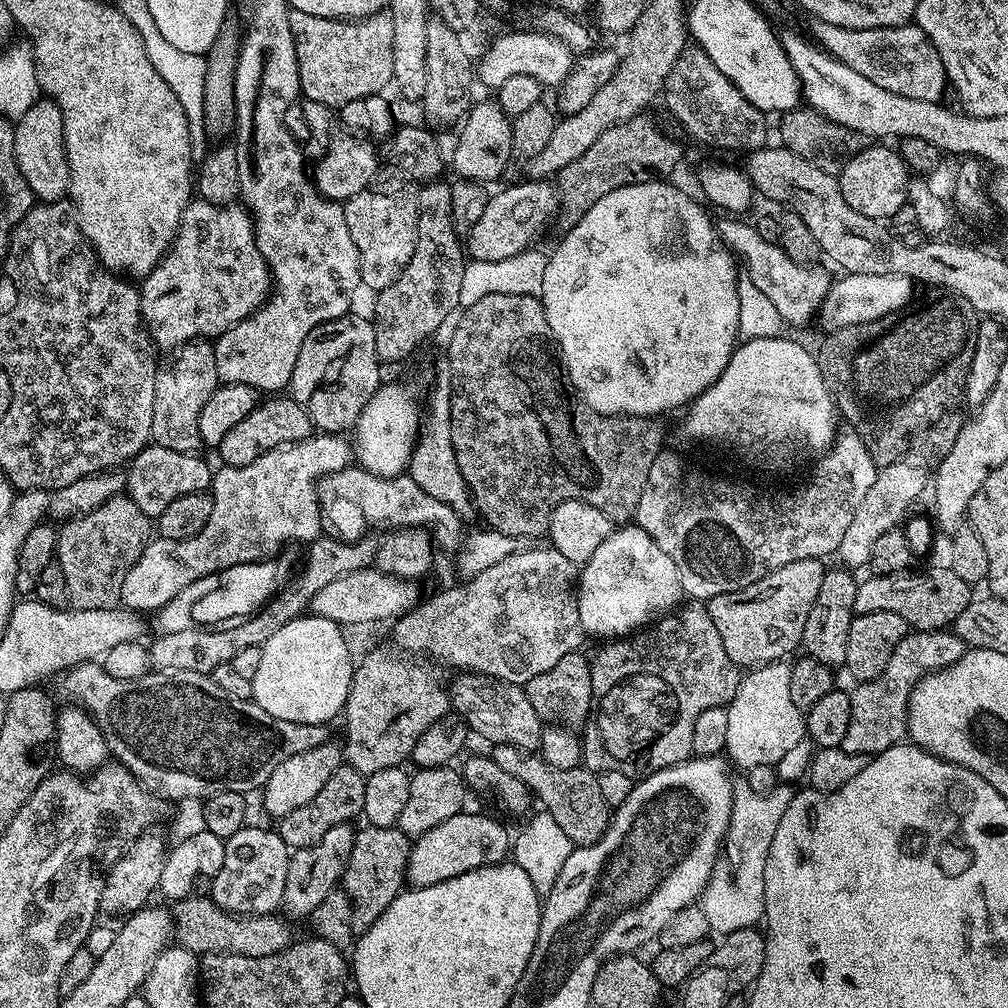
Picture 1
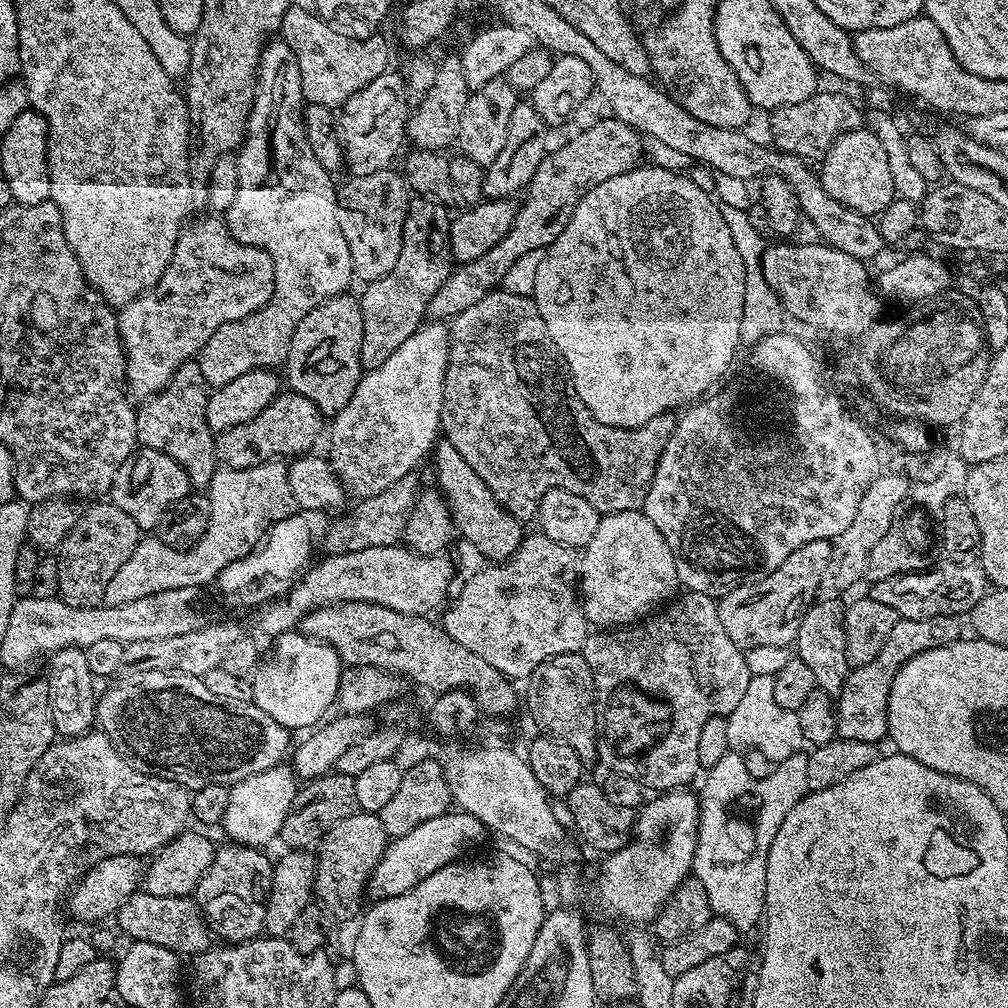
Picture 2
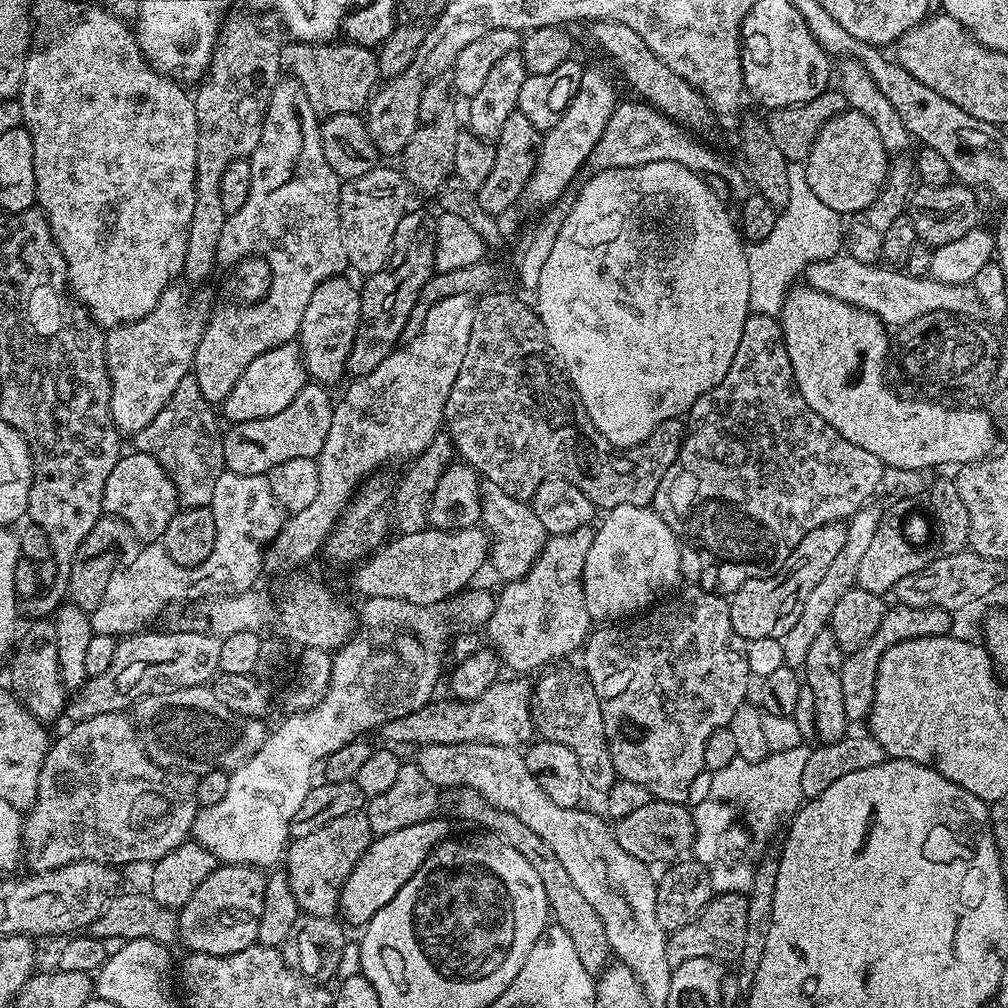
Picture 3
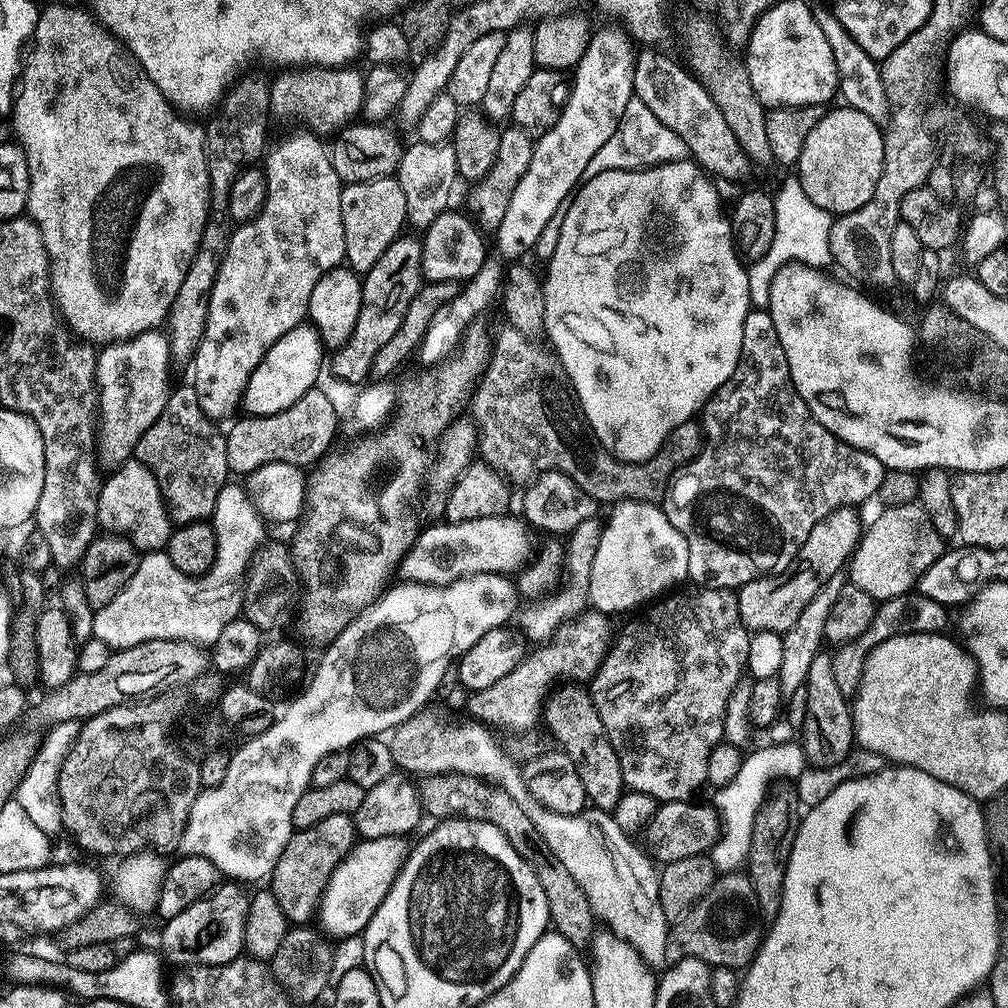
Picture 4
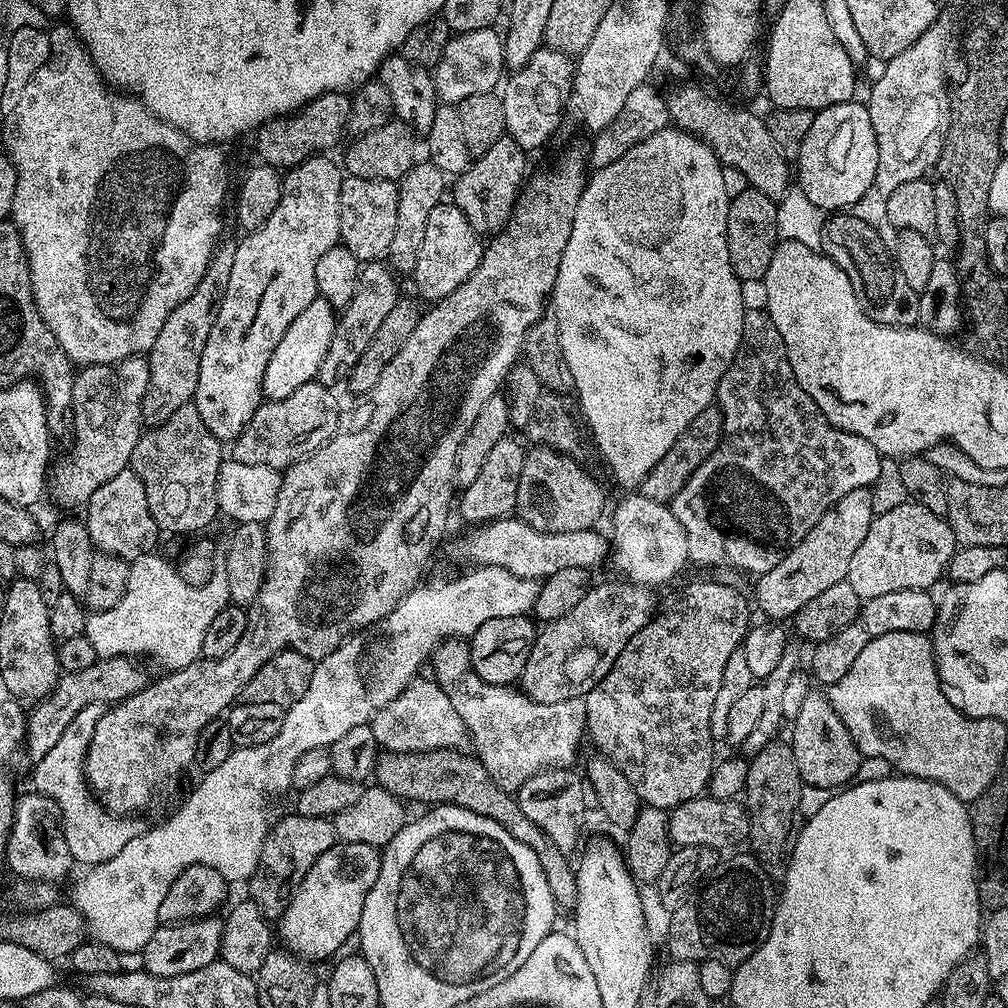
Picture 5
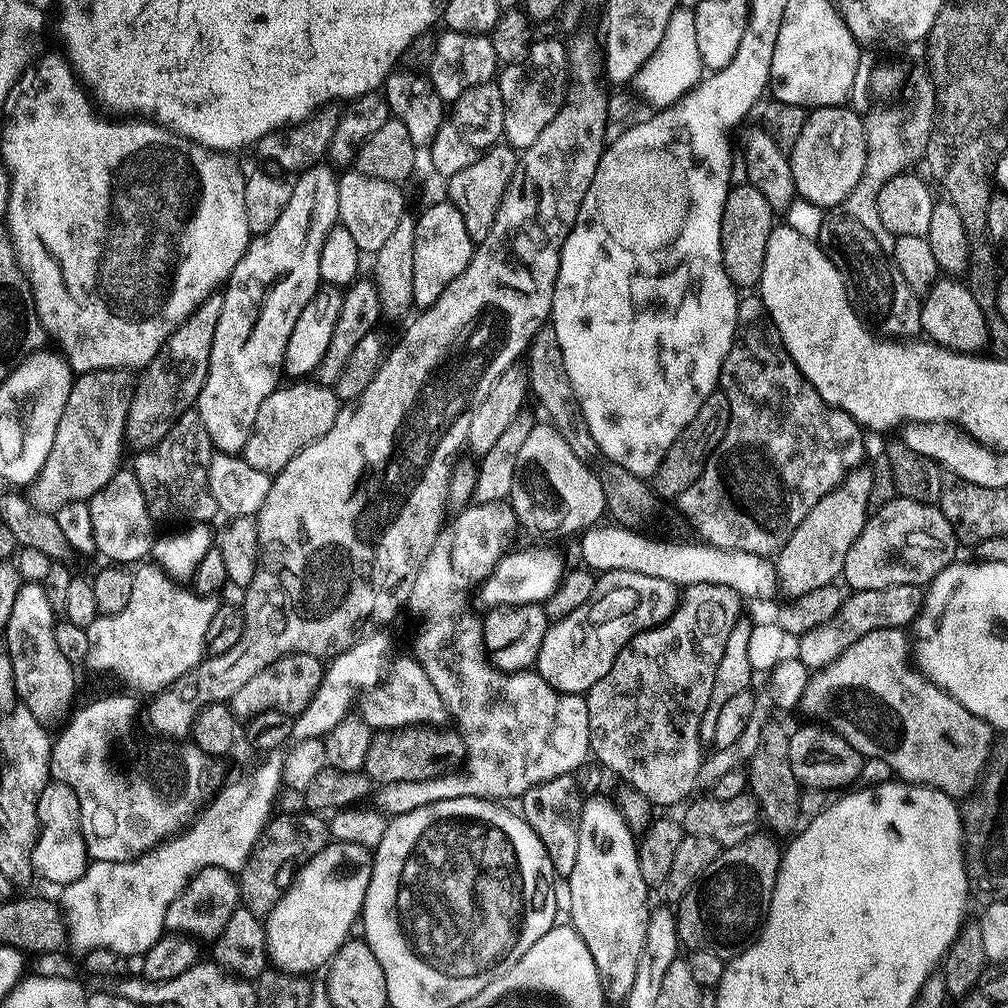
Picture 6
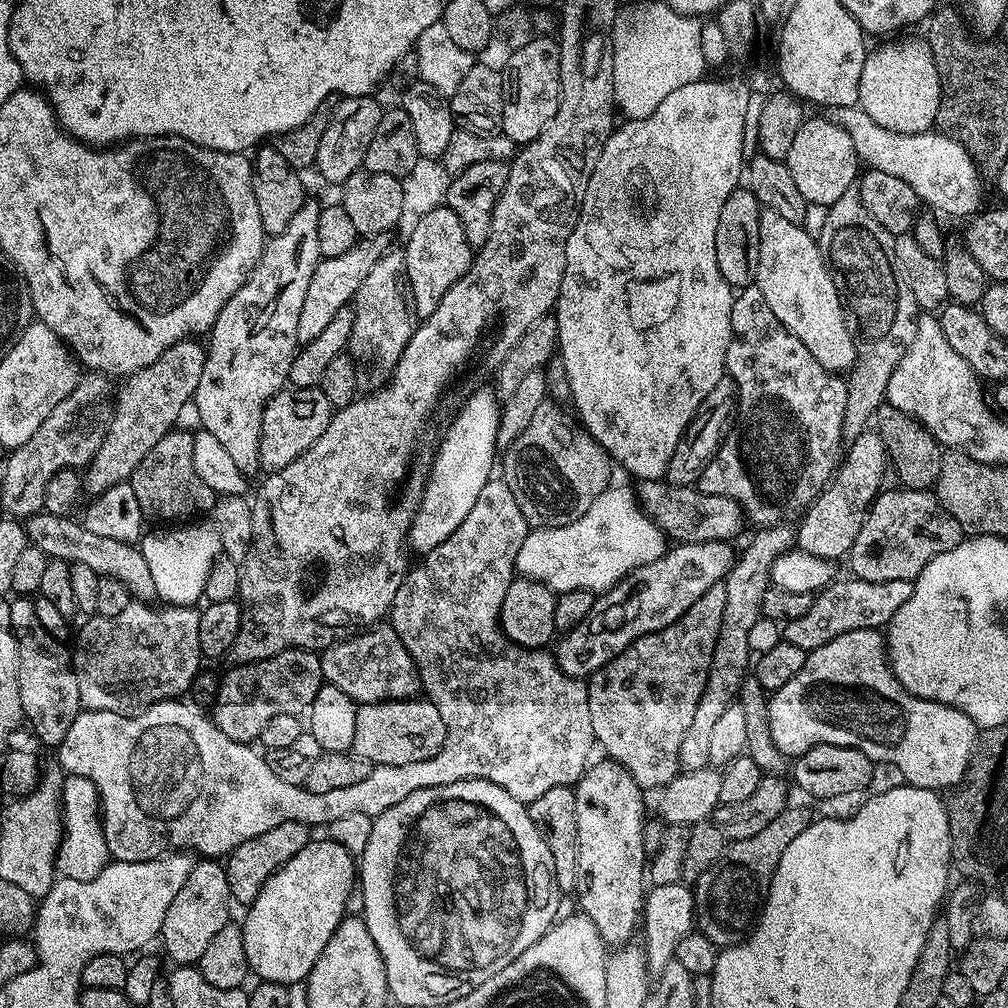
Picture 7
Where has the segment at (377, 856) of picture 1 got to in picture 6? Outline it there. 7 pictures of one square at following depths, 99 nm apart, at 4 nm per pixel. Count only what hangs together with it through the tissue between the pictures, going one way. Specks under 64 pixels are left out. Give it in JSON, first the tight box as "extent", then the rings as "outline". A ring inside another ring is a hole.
{"extent":[238,810,330,918],"outline":[[[312,810],[299,811],[284,812],[281,816],[276,814],[269,819],[258,842],[252,847],[252,852],[244,863],[244,869],[238,873],[240,904],[246,910],[250,910],[250,914],[261,918],[267,916],[285,888],[292,883],[297,867],[305,860],[314,858],[318,850],[330,843],[328,820]]]}

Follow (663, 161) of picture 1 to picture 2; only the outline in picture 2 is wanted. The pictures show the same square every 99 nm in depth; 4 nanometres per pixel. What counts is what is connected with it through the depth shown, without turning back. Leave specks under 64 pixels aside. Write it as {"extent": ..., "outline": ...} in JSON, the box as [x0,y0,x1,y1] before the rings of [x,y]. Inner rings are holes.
{"extent":[429,117,643,321],"outline":[[[605,117],[545,156],[519,201],[514,222],[510,230],[506,230],[506,238],[502,238],[498,246],[486,250],[482,258],[453,267],[446,282],[442,282],[442,290],[438,290],[430,302],[429,321],[451,321],[453,316],[462,314],[462,310],[482,302],[486,294],[497,291],[503,285],[510,266],[514,266],[518,258],[530,254],[530,250],[544,252],[558,238],[558,234],[566,230],[566,222],[570,222],[578,202],[582,202],[590,190],[609,178],[628,173],[641,163],[643,141],[640,134],[616,117]]]}

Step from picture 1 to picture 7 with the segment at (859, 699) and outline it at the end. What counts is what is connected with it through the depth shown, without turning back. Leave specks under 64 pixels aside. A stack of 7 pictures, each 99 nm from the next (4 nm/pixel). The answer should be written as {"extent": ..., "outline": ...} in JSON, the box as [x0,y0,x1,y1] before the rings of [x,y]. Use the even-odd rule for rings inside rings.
{"extent":[782,578,913,652],"outline":[[[855,578],[837,579],[826,588],[815,593],[810,610],[802,618],[787,621],[782,628],[783,639],[790,641],[804,652],[813,652],[818,646],[826,646],[838,634],[863,628],[883,629],[898,614],[898,606],[912,596],[913,581],[866,582]]]}

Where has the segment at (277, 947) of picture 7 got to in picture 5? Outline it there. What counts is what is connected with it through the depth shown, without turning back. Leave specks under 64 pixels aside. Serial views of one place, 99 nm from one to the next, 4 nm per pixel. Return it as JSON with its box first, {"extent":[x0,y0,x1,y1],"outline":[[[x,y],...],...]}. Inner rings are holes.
{"extent":[278,842,381,961],"outline":[[[337,842],[306,874],[306,878],[301,882],[299,888],[292,893],[287,908],[279,917],[278,936],[285,940],[287,947],[298,956],[303,956],[309,961],[324,960],[327,956],[332,956],[348,939],[353,939],[354,933],[359,929],[362,910],[366,902],[366,896],[374,886],[378,874],[380,873],[381,849],[365,844],[346,844]]]}

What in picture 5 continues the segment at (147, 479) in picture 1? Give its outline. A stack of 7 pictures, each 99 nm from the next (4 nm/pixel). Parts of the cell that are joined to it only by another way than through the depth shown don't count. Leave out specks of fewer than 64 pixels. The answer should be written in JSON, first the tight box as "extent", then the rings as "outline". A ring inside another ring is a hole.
{"extent":[86,467,162,562],"outline":[[[131,467],[123,468],[118,474],[114,474],[114,478],[110,478],[110,482],[106,482],[106,486],[98,486],[98,490],[94,490],[92,497],[86,501],[87,508],[86,525],[89,536],[95,547],[101,552],[110,552],[131,562],[137,556],[149,555],[155,549],[152,547],[155,546],[156,539],[161,539],[162,533],[159,526],[156,525],[154,514],[150,512],[150,502],[146,500],[146,486],[142,484],[142,478],[138,478],[138,474],[132,471]]]}

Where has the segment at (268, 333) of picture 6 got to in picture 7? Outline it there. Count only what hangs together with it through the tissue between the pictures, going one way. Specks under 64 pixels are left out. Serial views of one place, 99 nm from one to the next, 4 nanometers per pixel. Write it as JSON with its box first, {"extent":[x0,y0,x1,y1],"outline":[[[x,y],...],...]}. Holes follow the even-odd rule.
{"extent":[194,199,322,478],"outline":[[[305,199],[304,204],[298,210],[298,214],[294,214],[294,218],[290,218],[290,226],[286,226],[286,230],[282,230],[282,234],[271,237],[265,243],[264,252],[260,256],[260,261],[254,266],[254,270],[246,278],[243,284],[235,294],[230,298],[230,302],[226,302],[226,306],[222,306],[222,310],[218,314],[218,318],[214,322],[214,326],[210,329],[210,335],[206,340],[206,366],[202,366],[202,378],[198,382],[198,390],[194,397],[194,409],[200,415],[199,427],[214,434],[218,441],[222,442],[222,446],[226,448],[227,453],[231,455],[231,460],[238,466],[239,470],[247,477],[252,478],[260,472],[260,455],[258,454],[258,442],[262,438],[262,414],[266,410],[266,406],[275,398],[278,393],[283,392],[289,383],[288,375],[292,369],[292,363],[298,351],[298,314],[302,314],[302,301],[306,298],[306,289],[310,286],[310,277],[314,275],[314,270],[318,266],[318,262],[322,258],[318,250],[318,218],[320,217],[321,201]]]}

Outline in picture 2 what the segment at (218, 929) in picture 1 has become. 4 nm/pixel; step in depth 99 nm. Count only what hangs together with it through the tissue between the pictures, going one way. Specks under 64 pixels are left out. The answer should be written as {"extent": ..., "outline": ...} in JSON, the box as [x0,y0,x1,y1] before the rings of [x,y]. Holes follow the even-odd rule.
{"extent":[114,890,214,958],"outline":[[[138,890],[128,901],[122,905],[120,911],[114,917],[115,923],[118,925],[119,931],[125,936],[128,935],[129,941],[140,941],[153,943],[157,946],[164,946],[166,949],[175,952],[180,958],[195,958],[198,954],[202,954],[208,948],[213,947],[214,933],[205,922],[204,916],[200,913],[195,899],[192,896],[175,896],[174,898],[166,898],[162,894],[150,894],[147,890]]]}

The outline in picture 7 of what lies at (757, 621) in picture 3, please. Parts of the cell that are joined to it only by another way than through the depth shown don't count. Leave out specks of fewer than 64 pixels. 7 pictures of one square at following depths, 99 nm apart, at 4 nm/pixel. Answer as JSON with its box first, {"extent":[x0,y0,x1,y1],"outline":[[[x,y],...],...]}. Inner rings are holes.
{"extent":[795,430,890,561],"outline":[[[865,430],[858,434],[847,445],[842,459],[831,480],[825,484],[819,496],[803,509],[799,517],[800,524],[796,528],[795,547],[806,554],[814,554],[823,560],[839,561],[838,558],[847,557],[848,551],[854,546],[854,538],[858,538],[858,530],[862,530],[862,522],[868,517],[868,510],[882,491],[880,483],[884,480],[884,471],[890,468],[888,451],[882,442],[879,431]]]}

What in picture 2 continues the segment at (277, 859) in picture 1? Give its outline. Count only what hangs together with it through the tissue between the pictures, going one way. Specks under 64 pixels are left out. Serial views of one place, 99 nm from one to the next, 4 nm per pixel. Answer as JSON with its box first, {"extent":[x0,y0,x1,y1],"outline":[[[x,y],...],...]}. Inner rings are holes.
{"extent":[194,842,273,944],"outline":[[[224,842],[219,845],[214,862],[206,874],[202,874],[202,882],[198,882],[194,899],[200,908],[200,913],[217,937],[228,944],[243,944],[245,940],[257,939],[264,932],[264,919],[268,905],[268,891],[272,885],[273,857],[267,856],[267,851],[251,848],[245,844]]]}

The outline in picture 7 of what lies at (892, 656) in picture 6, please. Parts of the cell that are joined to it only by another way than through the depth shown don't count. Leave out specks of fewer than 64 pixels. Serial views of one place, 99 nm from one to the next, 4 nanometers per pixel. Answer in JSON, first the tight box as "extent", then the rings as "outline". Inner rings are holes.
{"extent":[768,628,978,789],"outline":[[[863,628],[838,634],[826,646],[818,646],[808,653],[806,662],[786,686],[782,686],[768,698],[768,721],[770,738],[785,758],[795,758],[819,744],[839,748],[853,748],[866,754],[873,762],[890,762],[902,770],[905,785],[914,788],[955,789],[963,780],[972,751],[976,748],[978,729],[974,721],[962,710],[918,698],[898,682],[888,663],[886,636],[881,629]]]}

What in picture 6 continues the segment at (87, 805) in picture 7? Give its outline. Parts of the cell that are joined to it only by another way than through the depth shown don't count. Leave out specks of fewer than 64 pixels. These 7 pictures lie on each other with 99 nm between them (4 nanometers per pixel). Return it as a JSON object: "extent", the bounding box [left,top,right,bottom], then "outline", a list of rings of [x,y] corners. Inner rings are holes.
{"extent":[33,781,90,888],"outline":[[[50,781],[39,796],[37,816],[40,833],[33,850],[35,873],[58,888],[77,881],[88,867],[90,857],[81,834],[81,808],[74,790],[66,783]]]}

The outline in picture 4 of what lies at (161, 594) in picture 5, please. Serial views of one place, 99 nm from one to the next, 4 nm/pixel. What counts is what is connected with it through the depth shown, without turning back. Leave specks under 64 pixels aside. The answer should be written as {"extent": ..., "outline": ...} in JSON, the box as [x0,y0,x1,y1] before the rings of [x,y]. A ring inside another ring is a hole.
{"extent":[92,482,266,649],"outline":[[[233,482],[225,483],[224,489],[218,494],[216,511],[210,517],[210,523],[216,529],[218,554],[214,566],[204,576],[187,576],[170,562],[167,551],[149,552],[141,555],[138,570],[134,570],[134,578],[126,582],[126,586],[106,606],[95,609],[92,635],[97,640],[106,642],[110,649],[129,648],[138,646],[142,642],[155,640],[181,640],[190,644],[210,646],[222,634],[226,622],[237,619],[244,606],[244,578],[248,571],[248,564],[252,561],[252,554],[264,542],[266,533],[265,521],[256,512],[247,491],[238,488]]]}

